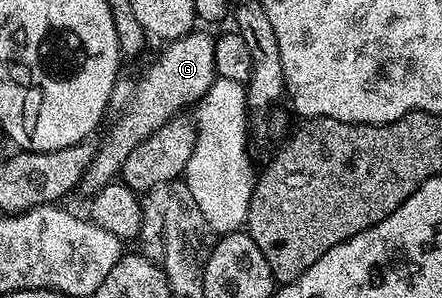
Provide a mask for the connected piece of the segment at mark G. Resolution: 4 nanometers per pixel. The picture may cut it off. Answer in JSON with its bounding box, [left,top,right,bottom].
[79,31,217,195]

